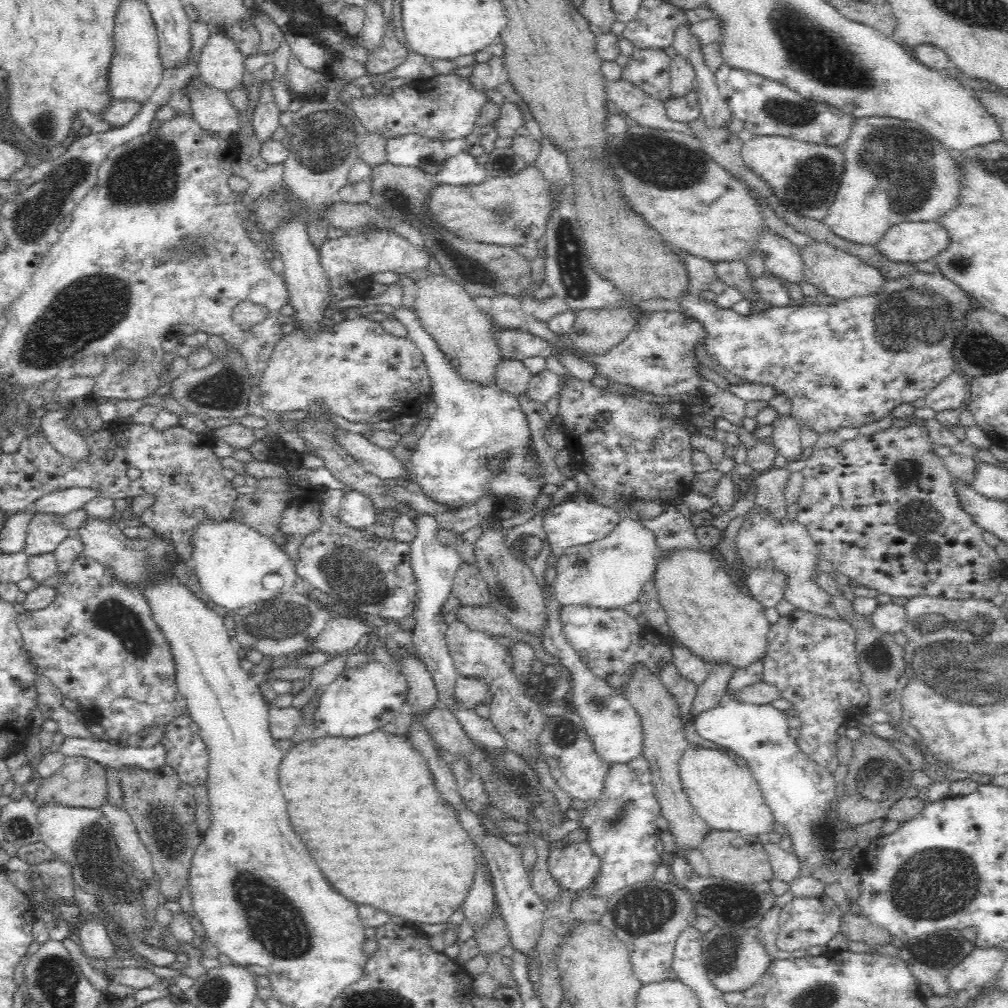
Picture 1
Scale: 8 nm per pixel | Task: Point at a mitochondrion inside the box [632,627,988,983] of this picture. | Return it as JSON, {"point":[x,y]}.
{"point":[932,885]}

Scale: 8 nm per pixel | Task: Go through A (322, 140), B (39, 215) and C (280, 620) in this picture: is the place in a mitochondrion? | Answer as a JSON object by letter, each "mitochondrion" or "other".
{"A":"mitochondrion","B":"mitochondrion","C":"mitochondrion"}

